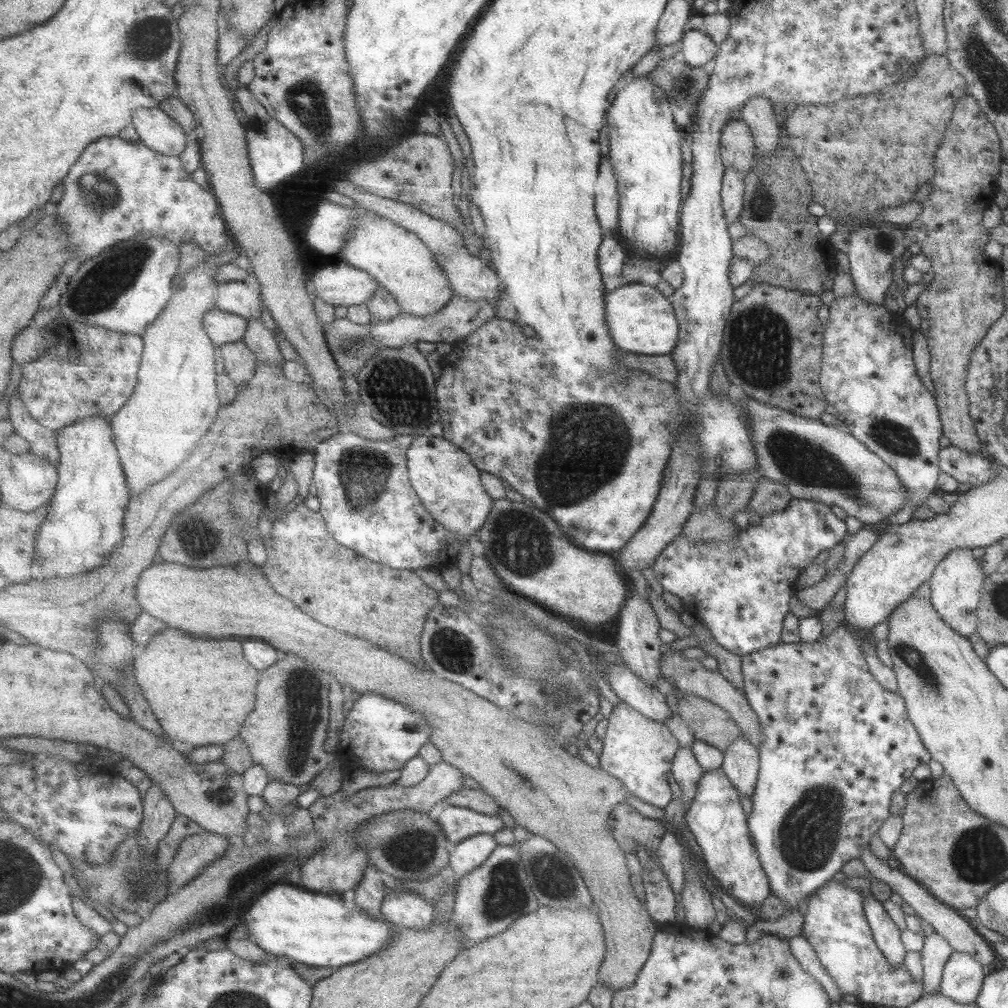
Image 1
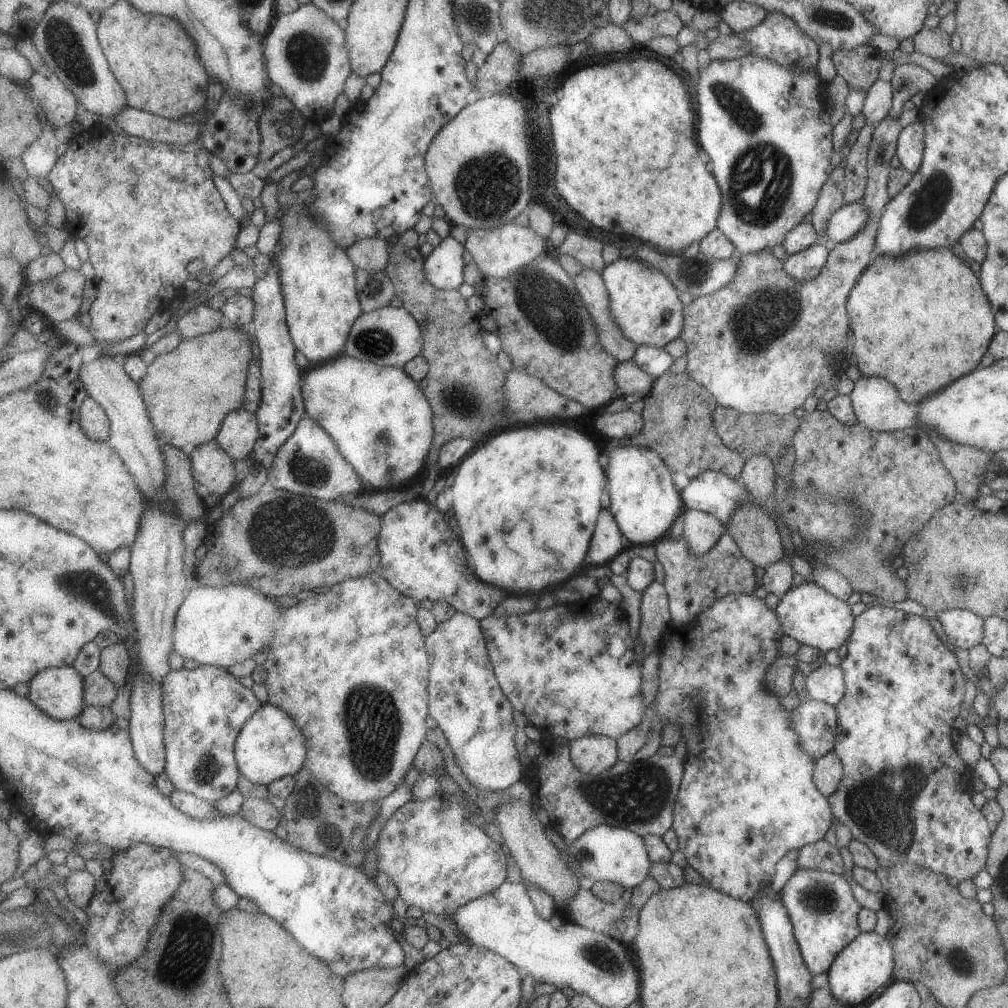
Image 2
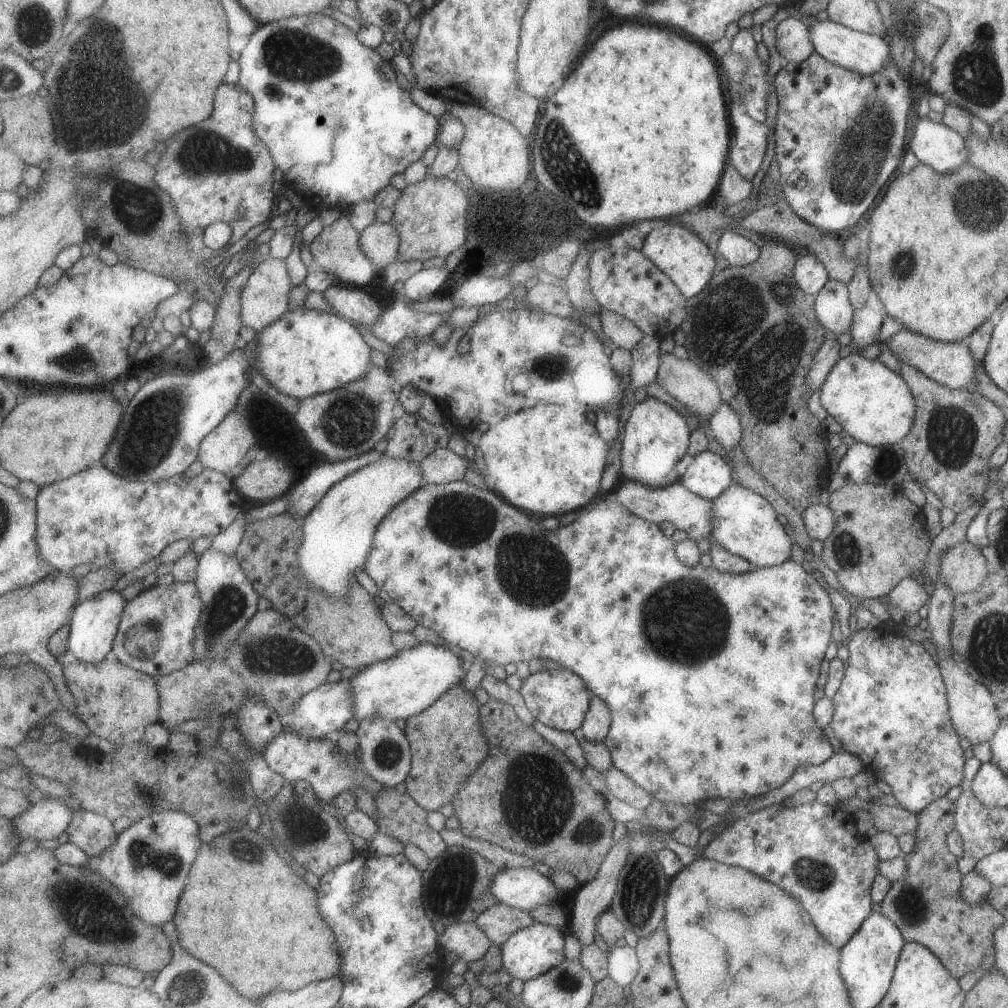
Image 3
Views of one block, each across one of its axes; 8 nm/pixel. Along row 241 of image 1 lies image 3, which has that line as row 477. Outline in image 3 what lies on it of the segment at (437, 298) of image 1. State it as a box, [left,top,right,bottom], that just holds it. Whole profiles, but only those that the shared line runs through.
[299,457,426,598]

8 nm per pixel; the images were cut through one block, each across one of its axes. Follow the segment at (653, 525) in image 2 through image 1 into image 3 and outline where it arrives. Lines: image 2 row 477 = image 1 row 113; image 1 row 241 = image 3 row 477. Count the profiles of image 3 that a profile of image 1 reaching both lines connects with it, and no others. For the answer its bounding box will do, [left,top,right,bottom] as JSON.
[620,396,691,488]

